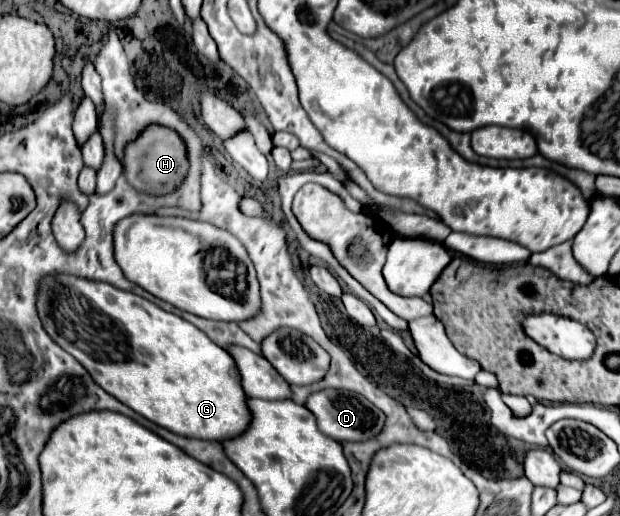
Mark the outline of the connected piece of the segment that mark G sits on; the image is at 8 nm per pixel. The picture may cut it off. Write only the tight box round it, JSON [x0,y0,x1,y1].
[37,276,251,442]

